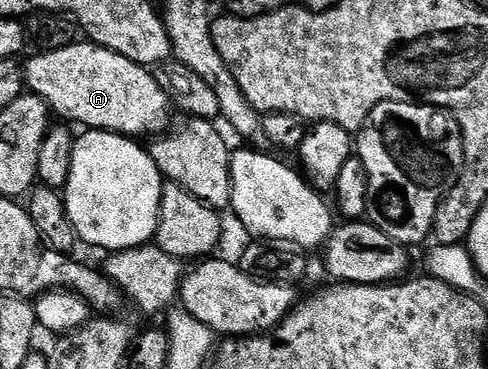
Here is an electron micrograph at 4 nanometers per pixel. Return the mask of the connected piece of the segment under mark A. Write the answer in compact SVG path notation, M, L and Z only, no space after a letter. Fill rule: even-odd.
M76 41L56 51L40 50L38 54L25 63L25 87L30 94L40 95L52 112L58 118L59 115L63 118L60 120L70 121L72 124L84 123L84 128L92 131L111 131L114 135L128 137L154 136L157 132L166 130L172 122L171 100L161 89L161 85L157 85L154 74L139 63L129 61L129 57L121 57L121 53L113 53L90 41Z

